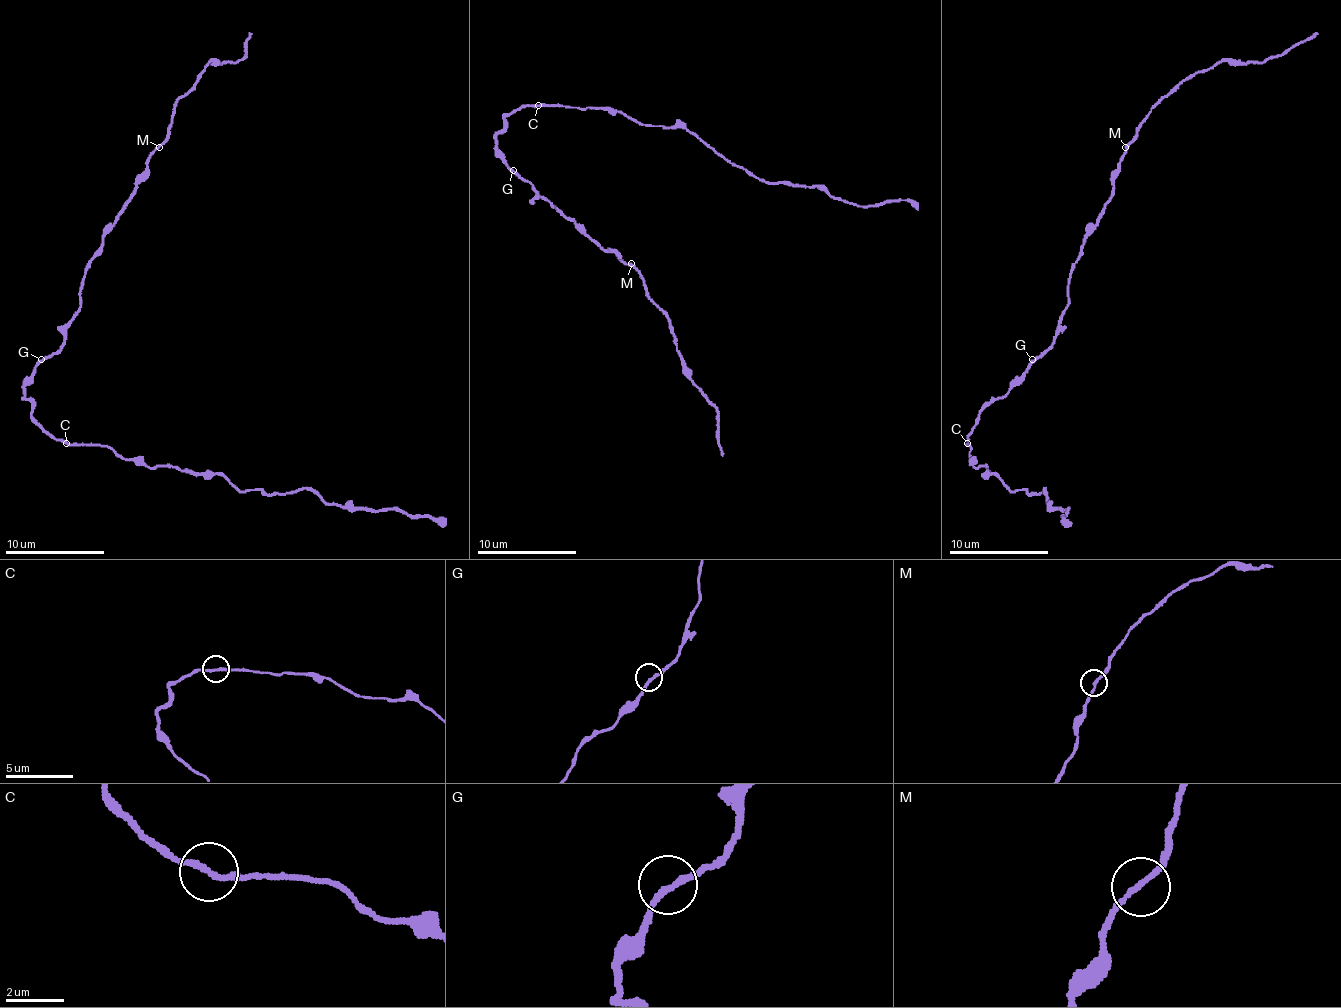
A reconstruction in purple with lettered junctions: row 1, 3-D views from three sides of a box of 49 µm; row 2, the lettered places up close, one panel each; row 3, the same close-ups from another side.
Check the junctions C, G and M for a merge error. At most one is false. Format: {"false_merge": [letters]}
{"false_merge": []}

